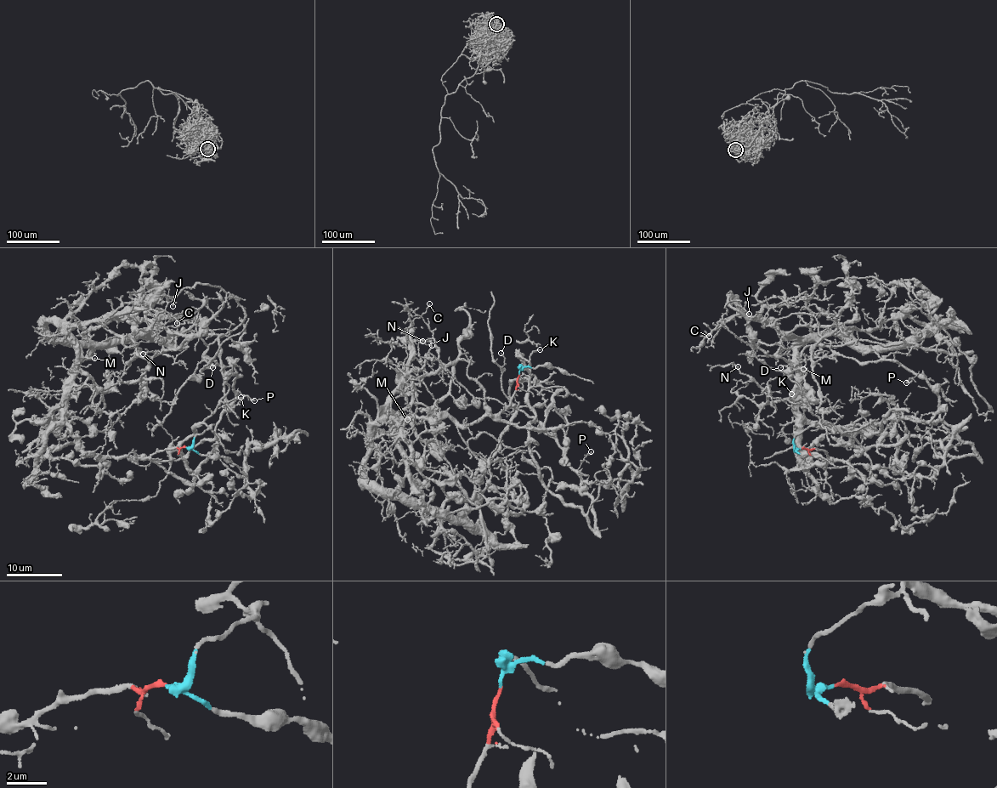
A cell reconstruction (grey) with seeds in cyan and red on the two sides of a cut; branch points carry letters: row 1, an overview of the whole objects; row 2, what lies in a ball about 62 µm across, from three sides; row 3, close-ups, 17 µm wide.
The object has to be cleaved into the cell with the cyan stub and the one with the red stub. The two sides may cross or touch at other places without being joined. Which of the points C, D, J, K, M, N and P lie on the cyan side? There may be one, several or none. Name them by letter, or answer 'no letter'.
D, K, P

